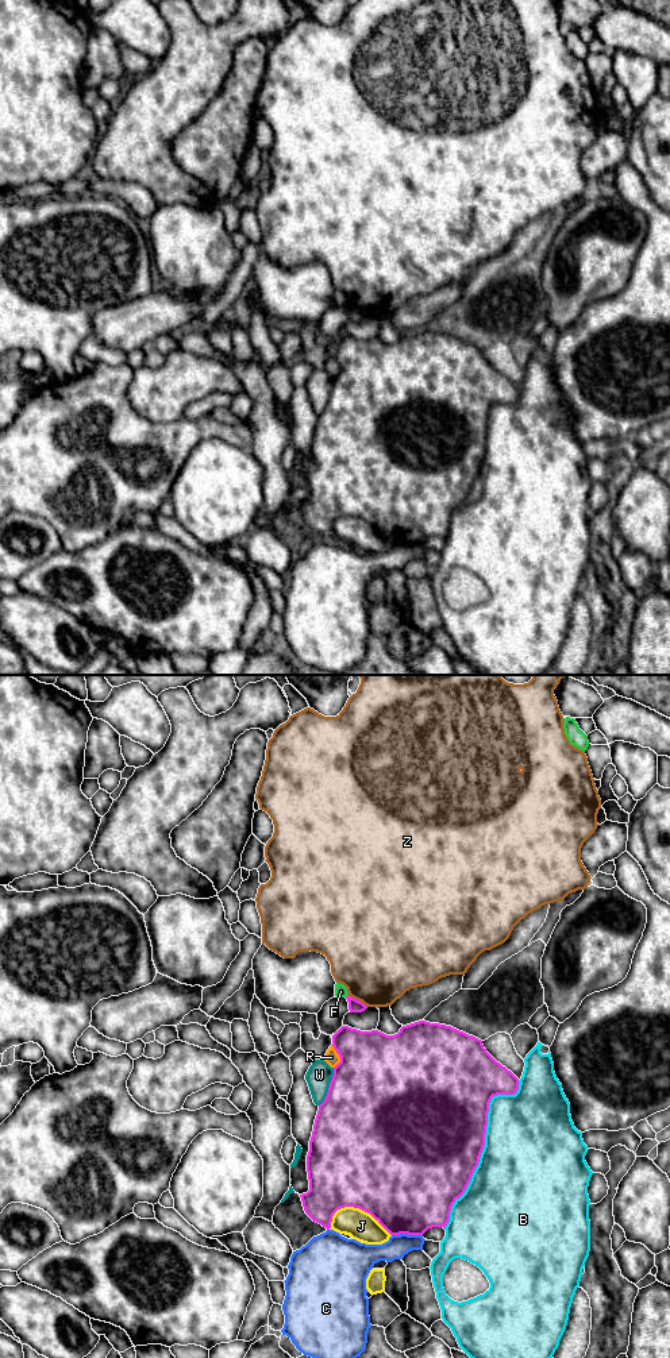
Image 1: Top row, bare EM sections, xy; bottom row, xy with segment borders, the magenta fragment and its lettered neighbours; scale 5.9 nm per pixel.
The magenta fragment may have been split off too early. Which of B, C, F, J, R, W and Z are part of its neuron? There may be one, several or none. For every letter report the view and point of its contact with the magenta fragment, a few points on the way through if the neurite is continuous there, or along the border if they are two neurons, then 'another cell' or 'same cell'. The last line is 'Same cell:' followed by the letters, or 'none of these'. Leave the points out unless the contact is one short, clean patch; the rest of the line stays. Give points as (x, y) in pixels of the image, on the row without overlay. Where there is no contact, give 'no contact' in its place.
B: contact xy (484, 454); another cell
C: contact xy (407, 541); another cell
F: no contact; another cell
J: contact xy (361, 517); another cell
R: contact xy (339, 365); another cell
W: contact xy (330, 396); another cell
Z: contact xy (358, 309); another cell
Same cell: none of these

